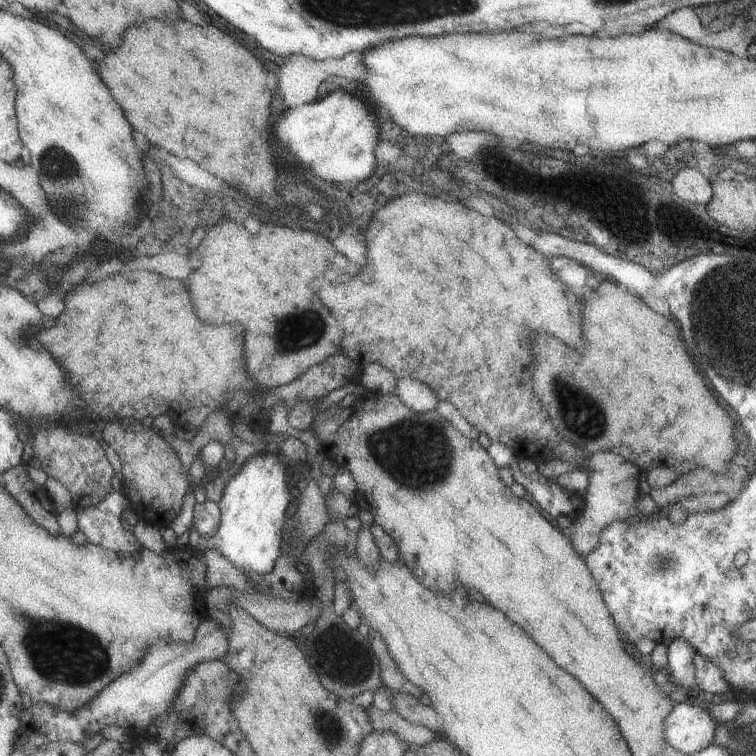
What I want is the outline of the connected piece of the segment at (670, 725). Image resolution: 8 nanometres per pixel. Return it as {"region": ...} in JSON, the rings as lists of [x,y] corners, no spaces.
{"region":[[[689,702],[677,703],[663,720],[665,742],[683,754],[695,754],[713,745],[716,722],[706,710]]]}

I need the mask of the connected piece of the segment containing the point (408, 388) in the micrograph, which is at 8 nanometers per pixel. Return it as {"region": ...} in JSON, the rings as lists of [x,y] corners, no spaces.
{"region":[[[409,377],[397,378],[393,394],[413,413],[434,411],[439,404],[439,398],[427,384]]]}

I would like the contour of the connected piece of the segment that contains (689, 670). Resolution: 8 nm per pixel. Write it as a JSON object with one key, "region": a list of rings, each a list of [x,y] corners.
{"region":[[[675,638],[667,644],[667,664],[665,672],[670,682],[686,692],[695,685],[695,667],[692,661],[695,648],[689,646],[683,638]]]}

